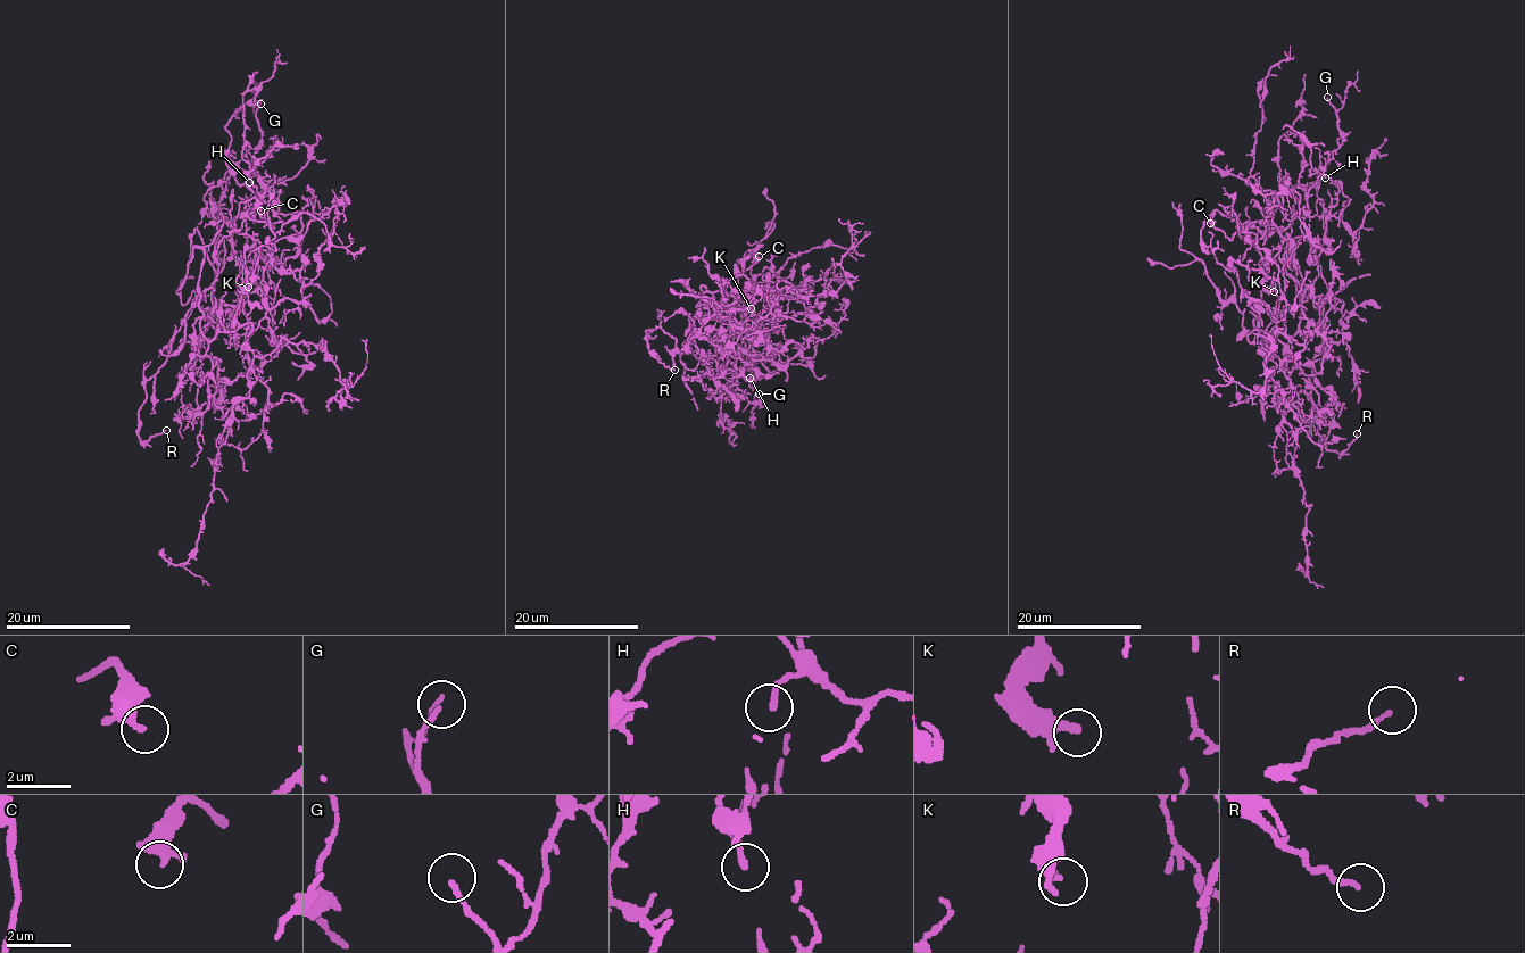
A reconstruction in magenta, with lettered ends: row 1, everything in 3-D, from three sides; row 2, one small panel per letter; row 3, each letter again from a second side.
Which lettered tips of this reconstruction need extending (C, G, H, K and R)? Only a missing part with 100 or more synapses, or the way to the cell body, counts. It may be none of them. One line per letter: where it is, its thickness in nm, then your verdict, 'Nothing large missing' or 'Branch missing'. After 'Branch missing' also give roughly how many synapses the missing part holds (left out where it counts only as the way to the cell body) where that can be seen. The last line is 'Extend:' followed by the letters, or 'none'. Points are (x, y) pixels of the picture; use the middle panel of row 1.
C: Place: (759, 256). Thickness 260 nm. Nothing large missing
G: Place: (759, 394). Thickness 140 nm. Nothing large missing
H: Place: (749, 378). Thickness 190 nm. Nothing large missing
K: Place: (751, 308). Thickness 240 nm. Nothing large missing
R: Place: (674, 370). Thickness 170 nm. Nothing large missing
Extend: none

